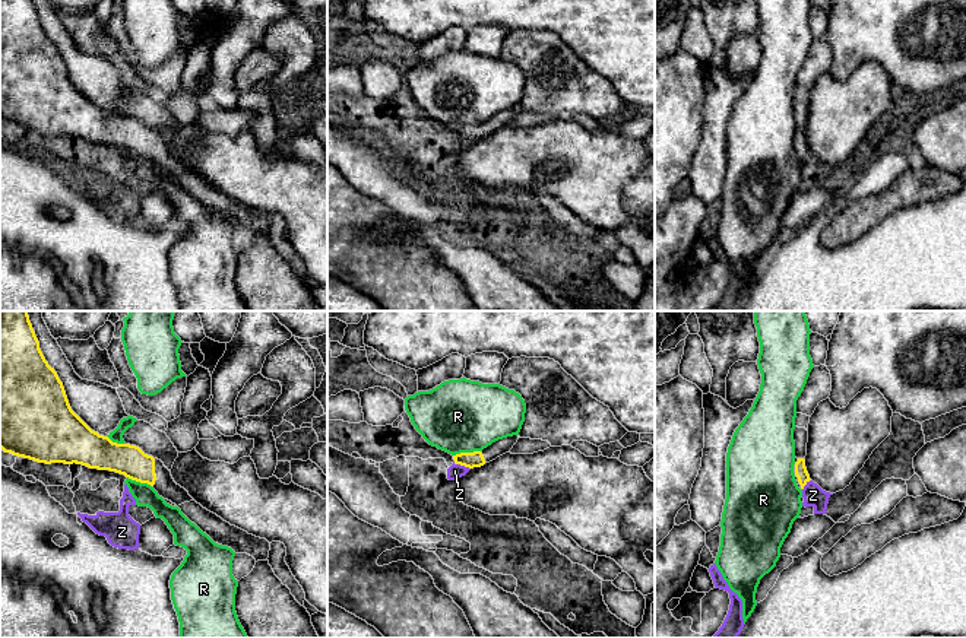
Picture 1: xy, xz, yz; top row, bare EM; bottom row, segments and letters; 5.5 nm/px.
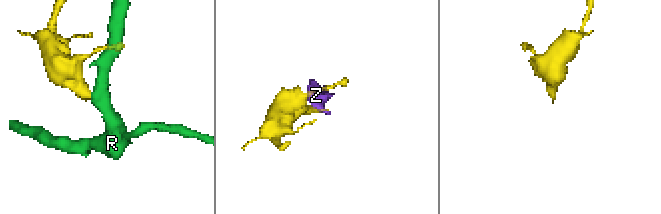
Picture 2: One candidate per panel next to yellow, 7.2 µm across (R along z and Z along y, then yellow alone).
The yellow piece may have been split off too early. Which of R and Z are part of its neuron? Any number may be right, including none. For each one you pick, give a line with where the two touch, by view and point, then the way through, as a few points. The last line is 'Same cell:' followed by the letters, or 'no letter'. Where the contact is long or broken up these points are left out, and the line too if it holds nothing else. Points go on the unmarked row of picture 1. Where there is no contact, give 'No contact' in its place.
Same cell: no letter

